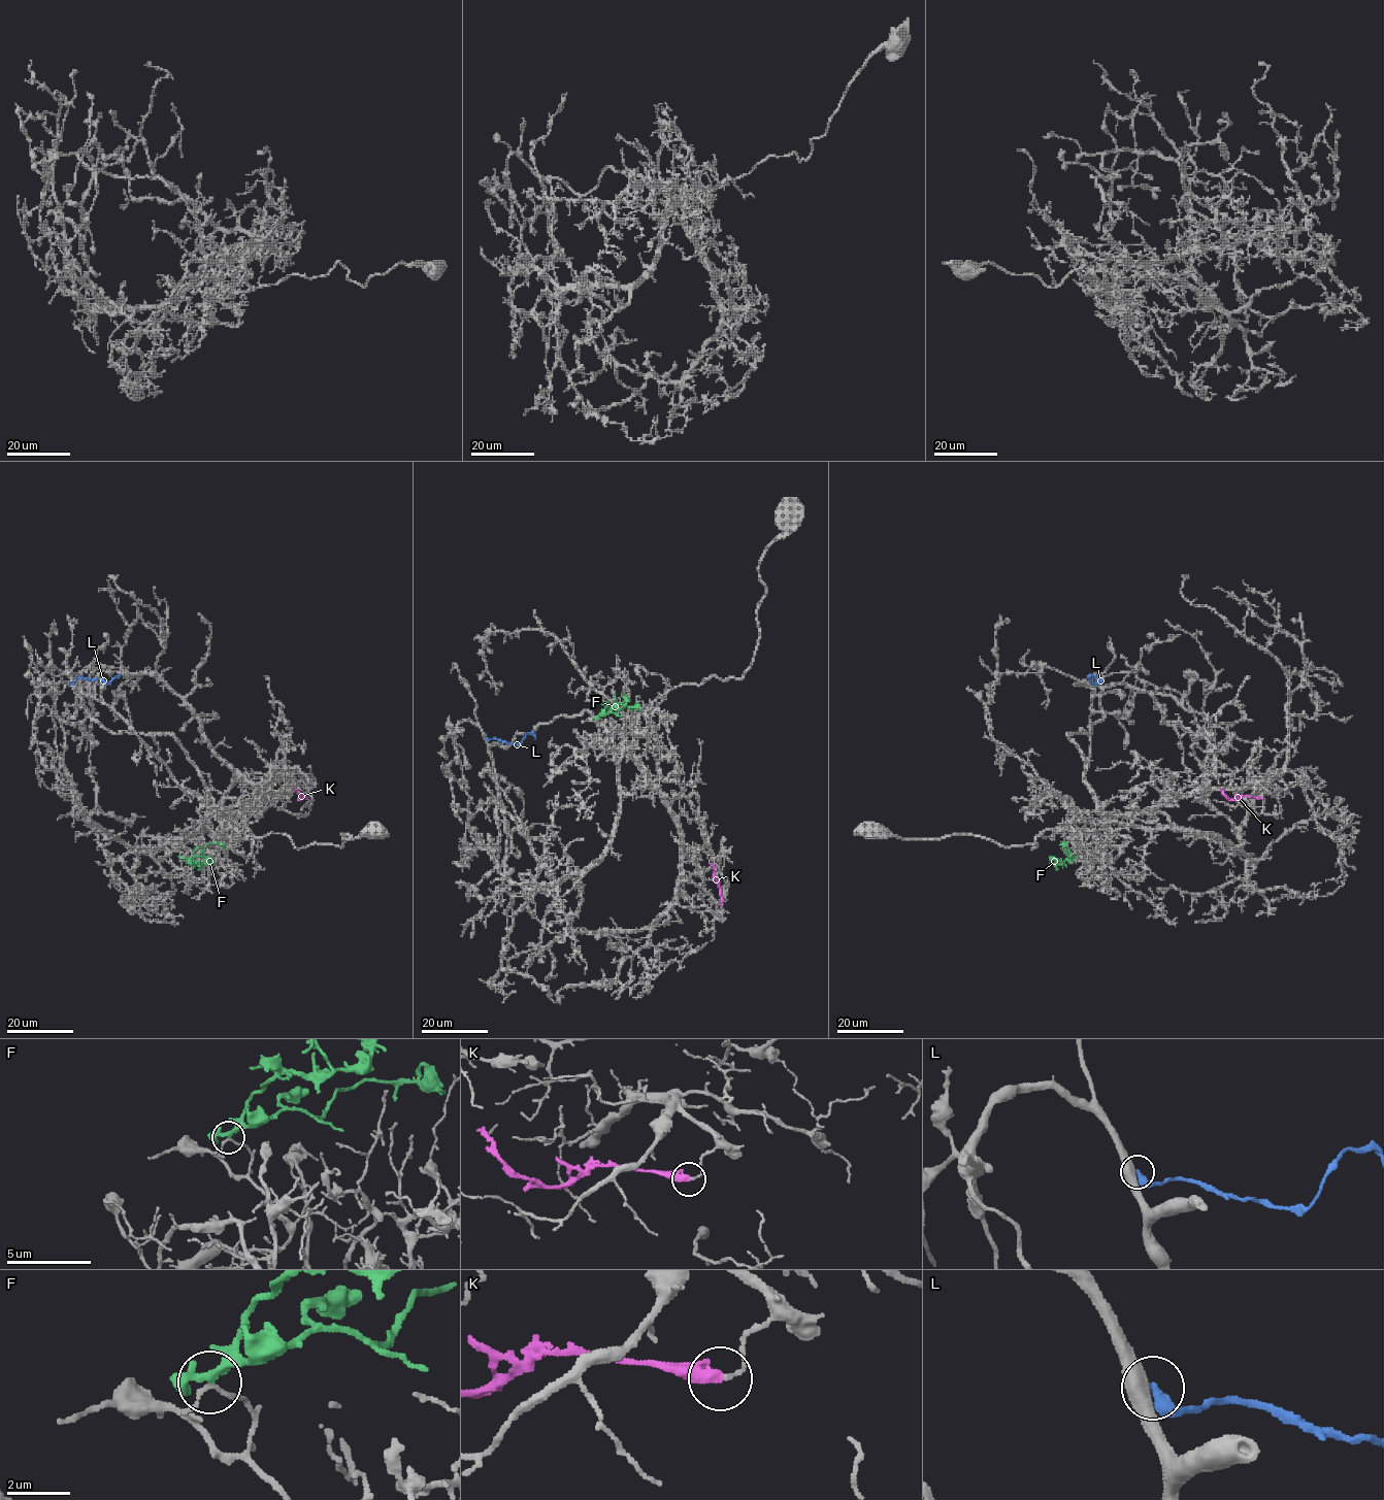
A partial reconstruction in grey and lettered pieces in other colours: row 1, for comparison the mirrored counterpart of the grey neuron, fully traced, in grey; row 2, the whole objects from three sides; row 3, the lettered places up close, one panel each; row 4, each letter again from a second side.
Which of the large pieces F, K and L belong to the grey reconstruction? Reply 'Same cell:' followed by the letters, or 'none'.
Same cell: none

